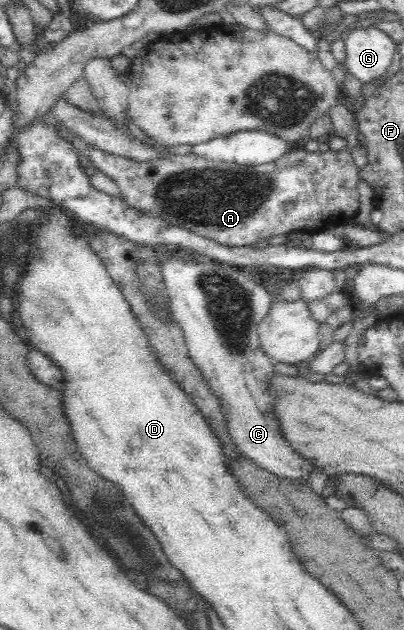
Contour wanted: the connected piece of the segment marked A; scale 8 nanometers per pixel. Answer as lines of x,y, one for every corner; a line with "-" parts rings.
56,120
55,127
58,128
64,140
72,142
79,155
88,157
93,166
115,180
129,206
151,212
151,215
159,215
169,224
185,228
219,244
240,247
253,245
263,238
269,240
279,234
295,231
306,231
312,234
330,230
336,225
345,226
352,222
359,212
360,169
346,149
340,152
307,152
302,145
292,146
287,153
273,162
251,166
209,160
193,153
167,155
143,162
85,145
83,139
69,133
69,129
65,129

